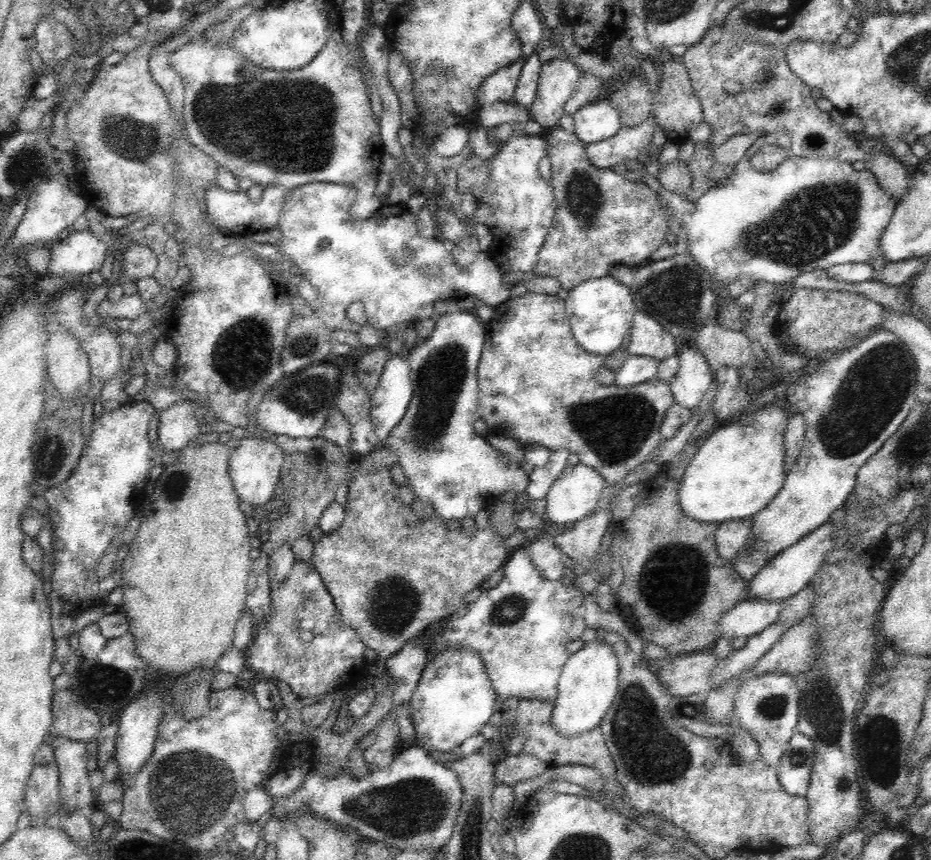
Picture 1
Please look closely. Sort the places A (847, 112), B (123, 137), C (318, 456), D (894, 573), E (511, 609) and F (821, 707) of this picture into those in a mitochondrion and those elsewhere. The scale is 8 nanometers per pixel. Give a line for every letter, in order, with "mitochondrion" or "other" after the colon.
A: other
B: mitochondrion
C: other
D: other
E: mitochondrion
F: mitochondrion

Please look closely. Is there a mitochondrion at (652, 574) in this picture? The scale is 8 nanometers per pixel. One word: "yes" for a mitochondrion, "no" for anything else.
yes

